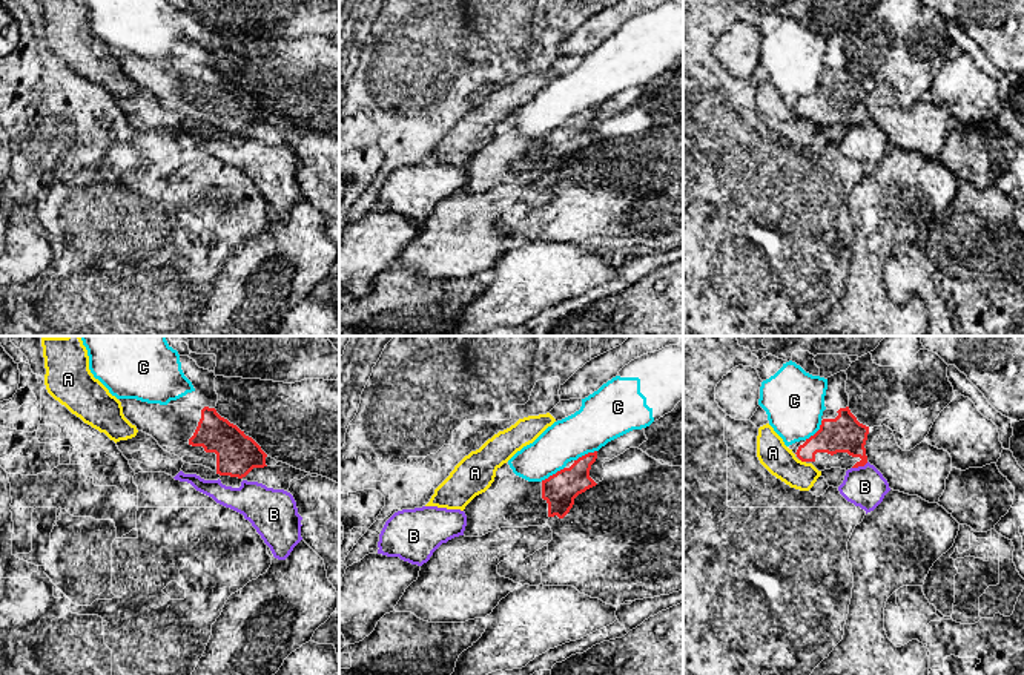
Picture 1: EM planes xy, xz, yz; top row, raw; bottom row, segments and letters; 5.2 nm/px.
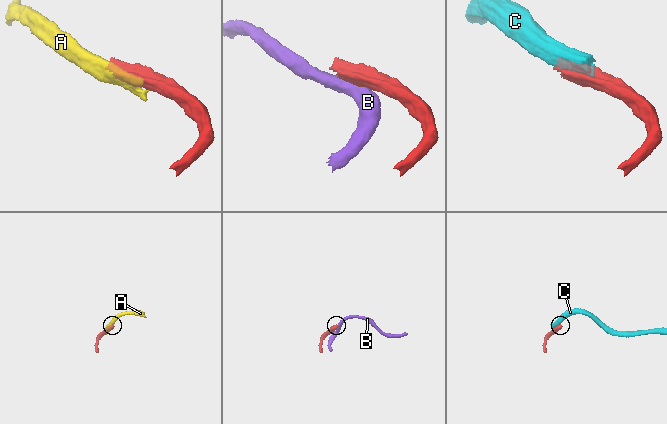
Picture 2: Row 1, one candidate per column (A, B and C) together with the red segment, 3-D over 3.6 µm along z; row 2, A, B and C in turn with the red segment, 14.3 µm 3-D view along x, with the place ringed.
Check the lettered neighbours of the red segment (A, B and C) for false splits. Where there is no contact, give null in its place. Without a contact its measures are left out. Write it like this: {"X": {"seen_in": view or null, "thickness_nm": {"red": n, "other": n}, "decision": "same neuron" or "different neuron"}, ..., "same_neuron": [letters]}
{"A": {"seen_in": "yz", "thickness_nm": {"red": 190, "other": 160}, "decision": "different neuron"}, "B": {"seen_in": "yz", "thickness_nm": {"red": 190, "other": 220}, "decision": "different neuron"}, "C": {"seen_in": "xz", "thickness_nm": {"red": 180, "other": 220}, "decision": "different neuron"}, "same_neuron": []}

